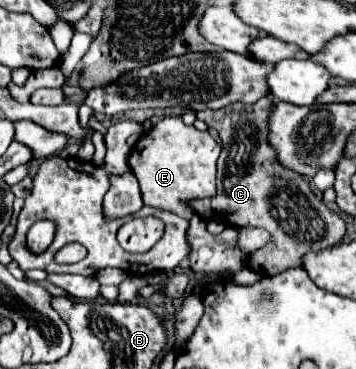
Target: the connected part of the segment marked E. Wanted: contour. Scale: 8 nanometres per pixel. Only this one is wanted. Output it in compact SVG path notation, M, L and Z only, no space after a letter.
M167 116L159 120L151 132L141 136L129 158L131 172L141 184L143 202L173 212L181 218L191 218L193 210L185 204L187 200L215 196L219 152L221 146L211 138L209 132L199 132L195 126L183 124L179 116Z

